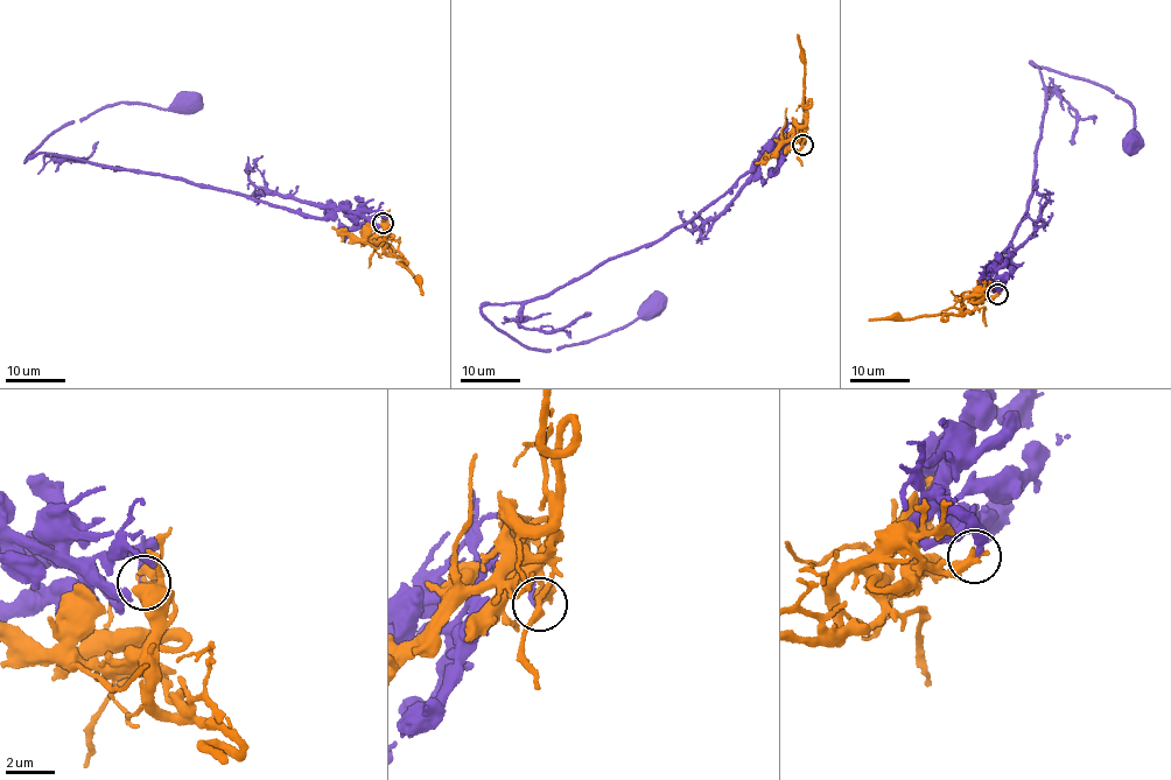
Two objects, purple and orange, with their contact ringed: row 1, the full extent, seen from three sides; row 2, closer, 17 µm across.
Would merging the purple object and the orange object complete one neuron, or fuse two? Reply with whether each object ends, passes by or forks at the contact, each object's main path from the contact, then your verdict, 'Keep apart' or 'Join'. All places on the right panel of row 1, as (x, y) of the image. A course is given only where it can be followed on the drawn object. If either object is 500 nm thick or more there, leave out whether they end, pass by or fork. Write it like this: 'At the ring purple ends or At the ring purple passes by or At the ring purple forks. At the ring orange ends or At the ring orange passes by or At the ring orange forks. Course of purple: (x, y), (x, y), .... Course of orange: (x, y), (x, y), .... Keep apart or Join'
At the ring purple ends. At the ring orange ends. Course of purple: (997, 295), (988, 273), (1032, 189), (1045, 89), (1032, 62), (1122, 98), (1135, 111), (1131, 138). Course of orange: (997, 295), (976, 297), (974, 309), (958, 314), (896, 321), (868, 318). Join

